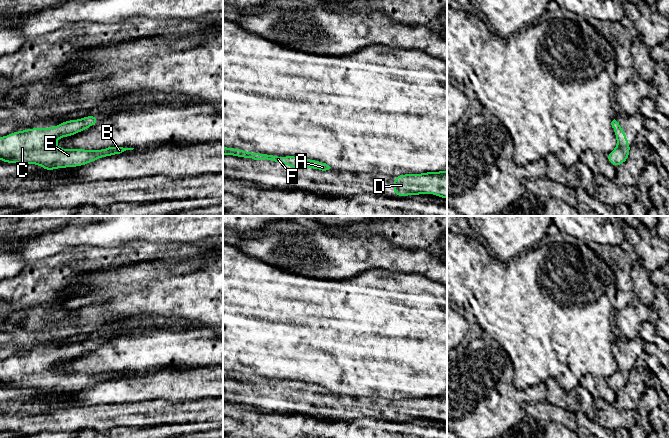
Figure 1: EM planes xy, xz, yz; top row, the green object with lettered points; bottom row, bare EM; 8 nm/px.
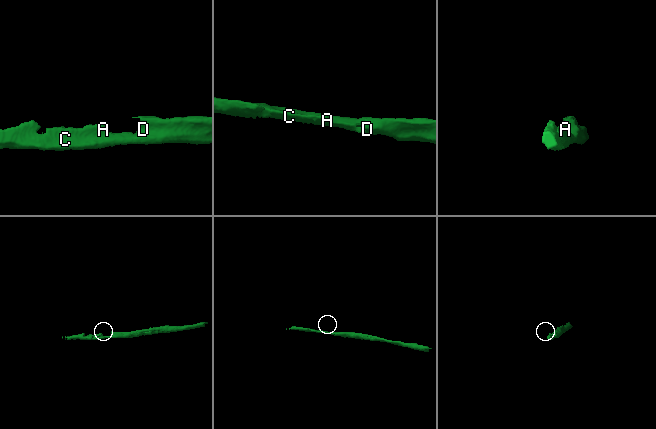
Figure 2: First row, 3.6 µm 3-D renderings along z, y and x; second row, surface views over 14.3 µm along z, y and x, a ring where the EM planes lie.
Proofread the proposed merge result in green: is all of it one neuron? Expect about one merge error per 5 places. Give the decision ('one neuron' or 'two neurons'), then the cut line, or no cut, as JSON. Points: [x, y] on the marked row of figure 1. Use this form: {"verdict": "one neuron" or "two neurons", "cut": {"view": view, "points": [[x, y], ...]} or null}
{"verdict": "one neuron", "cut": null}

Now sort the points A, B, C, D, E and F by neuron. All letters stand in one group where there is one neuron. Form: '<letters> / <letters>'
A B C D E F

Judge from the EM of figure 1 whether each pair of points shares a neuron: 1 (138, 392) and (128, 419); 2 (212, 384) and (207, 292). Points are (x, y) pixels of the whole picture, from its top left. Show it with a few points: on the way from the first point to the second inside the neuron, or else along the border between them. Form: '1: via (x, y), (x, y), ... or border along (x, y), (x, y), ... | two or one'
1: border along (158, 398), (142, 401), (114, 402), (112, 404) | two
2: border along (212, 366), (187, 367) | two

